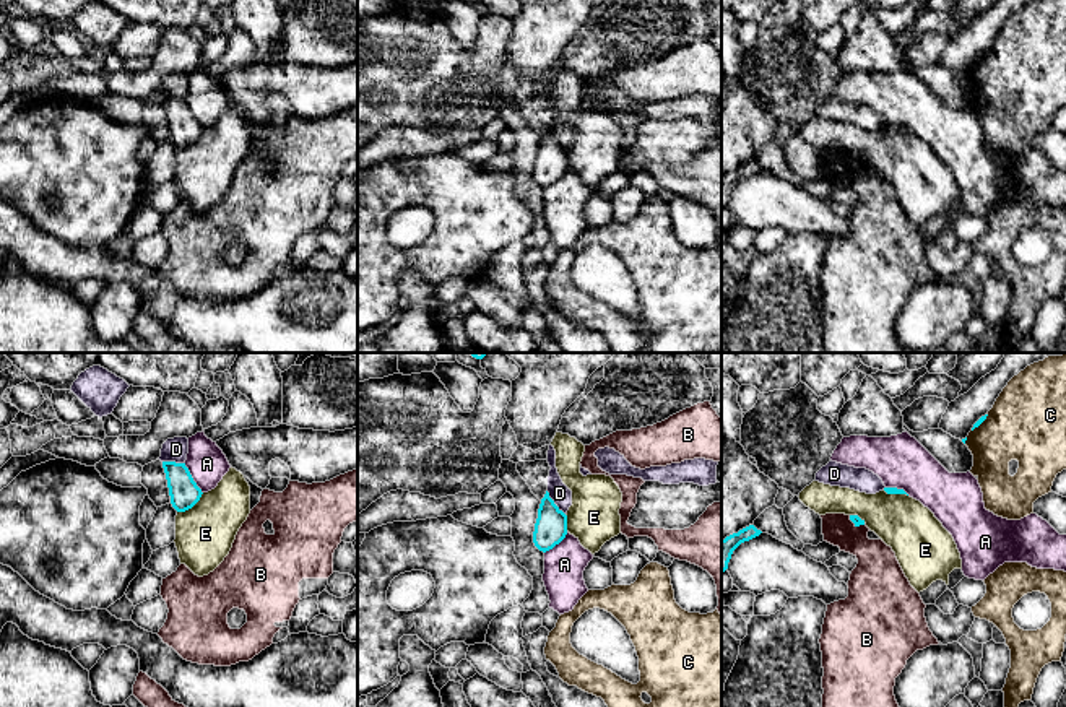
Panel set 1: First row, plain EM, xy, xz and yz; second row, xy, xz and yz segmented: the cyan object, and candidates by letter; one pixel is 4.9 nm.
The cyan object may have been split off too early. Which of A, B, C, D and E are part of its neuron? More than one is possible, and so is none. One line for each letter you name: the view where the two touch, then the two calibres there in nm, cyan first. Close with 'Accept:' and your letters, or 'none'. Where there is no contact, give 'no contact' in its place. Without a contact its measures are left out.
Accept: none

